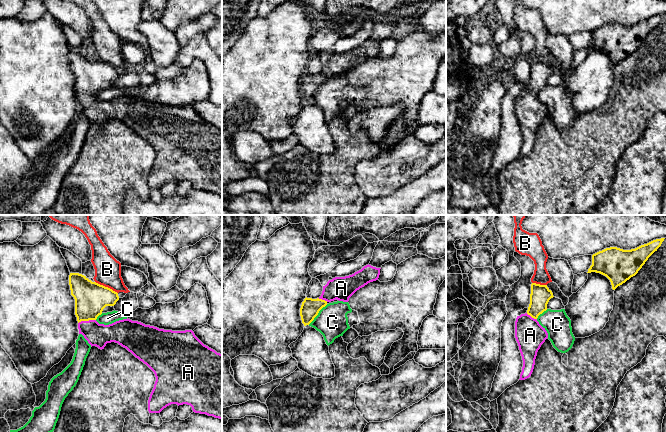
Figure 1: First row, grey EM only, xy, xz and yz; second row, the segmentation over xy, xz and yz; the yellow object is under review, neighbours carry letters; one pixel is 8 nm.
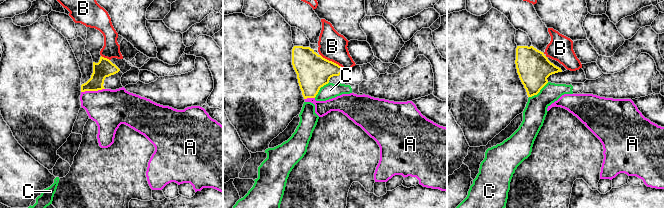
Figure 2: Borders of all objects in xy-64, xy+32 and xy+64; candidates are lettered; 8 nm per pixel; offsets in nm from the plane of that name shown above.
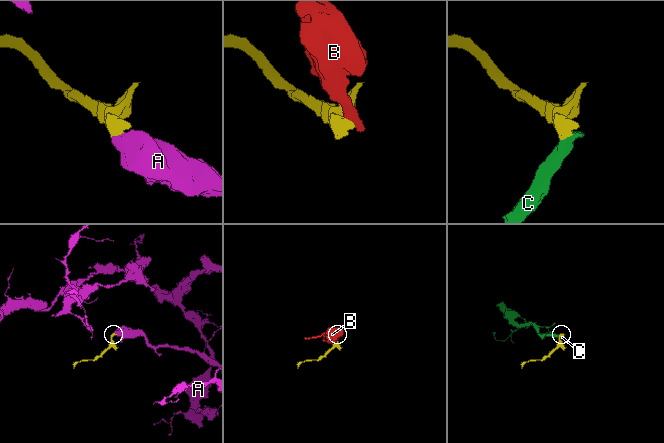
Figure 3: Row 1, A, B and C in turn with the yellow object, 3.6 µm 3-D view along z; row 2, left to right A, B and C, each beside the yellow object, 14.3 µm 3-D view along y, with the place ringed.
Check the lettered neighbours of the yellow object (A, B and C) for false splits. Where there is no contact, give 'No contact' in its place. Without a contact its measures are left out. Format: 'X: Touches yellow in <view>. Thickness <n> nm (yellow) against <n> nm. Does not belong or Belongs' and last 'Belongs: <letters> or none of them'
A: Touches yellow in xy. Thickness 260 nm (yellow) against 180 nm. Belongs
B: Touches yellow in xy. Thickness 260 nm (yellow) against 200 nm. Does not belong
C: Touches yellow in xz. Thickness 150 nm (yellow) against 260 nm. Does not belong
Belongs: A

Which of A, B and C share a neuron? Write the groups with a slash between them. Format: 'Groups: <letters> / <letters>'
Groups: A / B / C

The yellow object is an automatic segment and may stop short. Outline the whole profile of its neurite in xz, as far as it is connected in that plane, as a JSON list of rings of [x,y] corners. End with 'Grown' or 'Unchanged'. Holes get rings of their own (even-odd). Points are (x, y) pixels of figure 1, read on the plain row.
[[[368,40],[352,51],[335,53],[329,56],[323,62],[323,67],[319,74],[312,75],[306,73],[300,84],[300,92],[304,102],[309,101],[328,78],[336,75],[348,78],[349,74],[357,66],[370,58],[378,56],[380,45]]]. Grown

